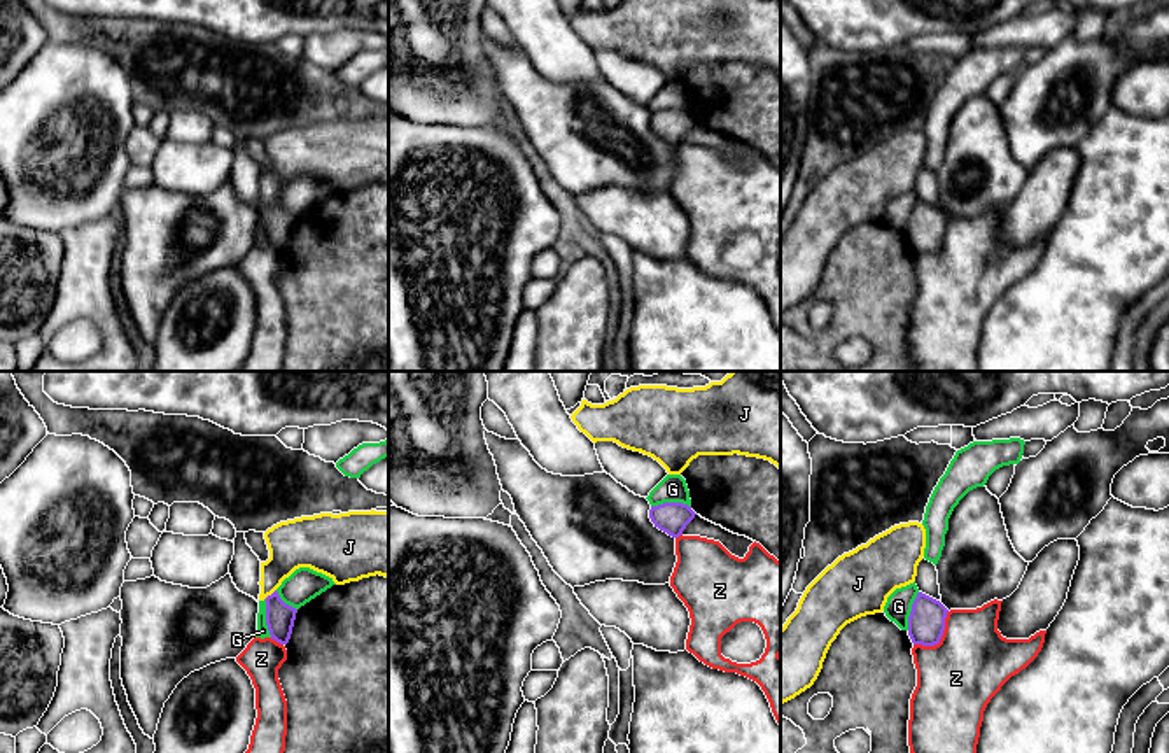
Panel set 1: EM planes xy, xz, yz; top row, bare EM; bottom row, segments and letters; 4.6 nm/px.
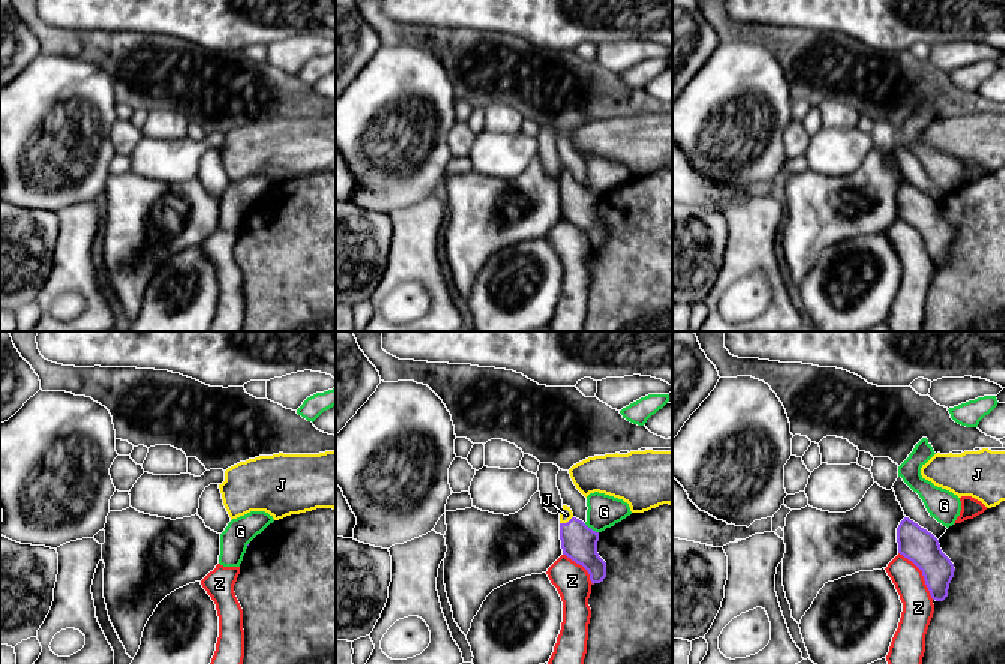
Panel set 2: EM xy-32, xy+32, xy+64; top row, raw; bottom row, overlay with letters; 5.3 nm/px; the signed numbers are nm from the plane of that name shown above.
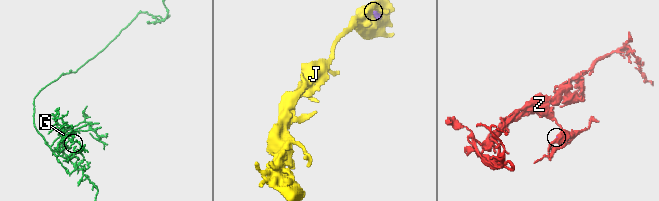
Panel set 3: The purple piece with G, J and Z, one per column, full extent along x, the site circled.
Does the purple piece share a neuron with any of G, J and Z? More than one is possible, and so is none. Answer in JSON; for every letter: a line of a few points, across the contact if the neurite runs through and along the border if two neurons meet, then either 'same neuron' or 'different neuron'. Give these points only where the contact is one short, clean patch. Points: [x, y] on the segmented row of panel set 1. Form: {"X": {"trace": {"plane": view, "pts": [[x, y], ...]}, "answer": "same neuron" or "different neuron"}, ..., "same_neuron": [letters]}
{"G": {"trace": {"plane": "xz", "pts": [[690, 505], [658, 503], [651, 506]]}, "answer": "different neuron"}, "J": {"trace": {"plane": "xy", "pts": [[280, 617], [268, 596], [272, 573], [291, 547]]}, "answer": "same neuron"}, "Z": {"answer": "different neuron"}, "same_neuron": ["J"]}

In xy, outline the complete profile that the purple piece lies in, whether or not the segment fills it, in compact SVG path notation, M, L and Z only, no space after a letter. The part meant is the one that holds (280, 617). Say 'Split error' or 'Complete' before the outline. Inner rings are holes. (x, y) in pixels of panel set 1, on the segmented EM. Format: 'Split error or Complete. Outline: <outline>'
Split error. Outline: M388 511L320 513L280 522L264 532L270 559L261 562L261 594L266 602L266 625L271 639L287 644L298 609L285 604L276 588L299 567L310 567L329 576L336 585L369 576L388 578Z

